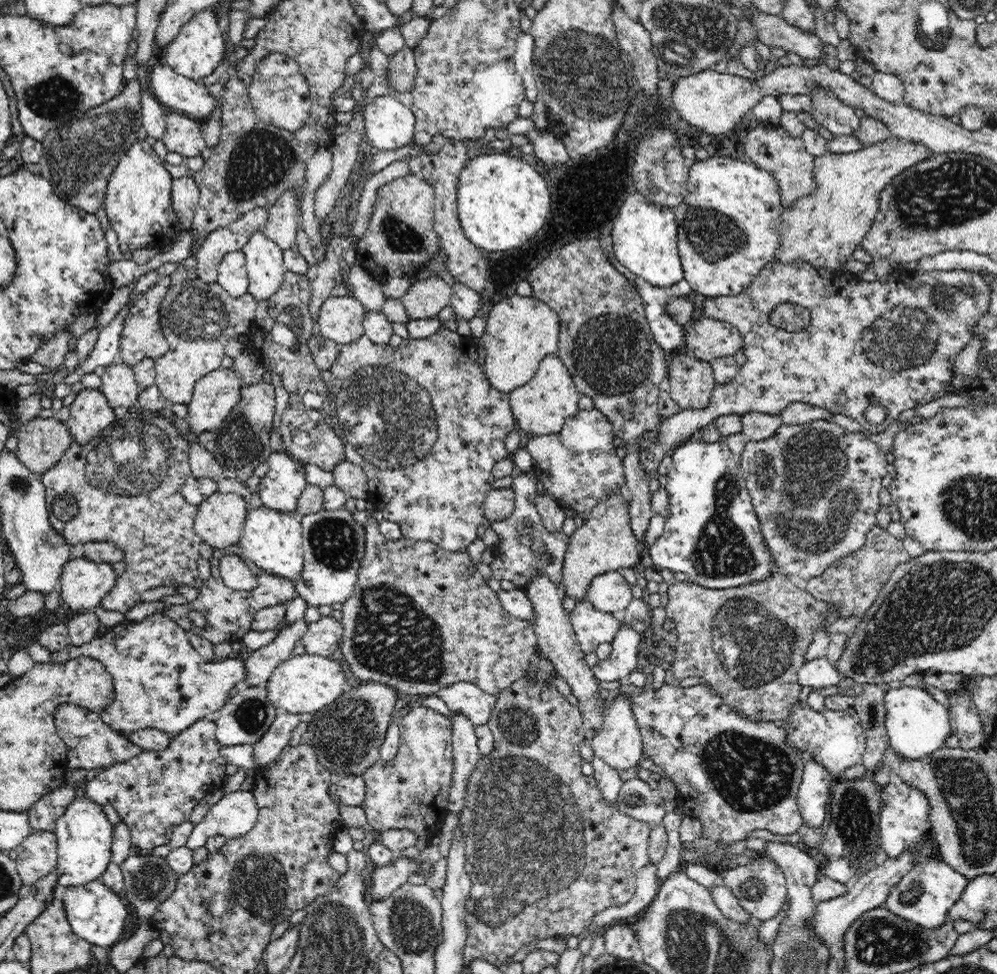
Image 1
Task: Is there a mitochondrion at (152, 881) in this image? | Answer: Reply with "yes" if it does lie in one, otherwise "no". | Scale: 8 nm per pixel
yes

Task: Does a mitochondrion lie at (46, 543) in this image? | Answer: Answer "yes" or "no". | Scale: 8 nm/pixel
yes

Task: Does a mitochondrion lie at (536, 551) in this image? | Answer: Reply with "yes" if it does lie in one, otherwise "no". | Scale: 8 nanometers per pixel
yes

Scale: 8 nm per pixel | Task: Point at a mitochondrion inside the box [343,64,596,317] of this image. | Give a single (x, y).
(401, 238)

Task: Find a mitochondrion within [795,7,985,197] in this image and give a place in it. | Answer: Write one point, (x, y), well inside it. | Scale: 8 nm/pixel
(937, 38)

